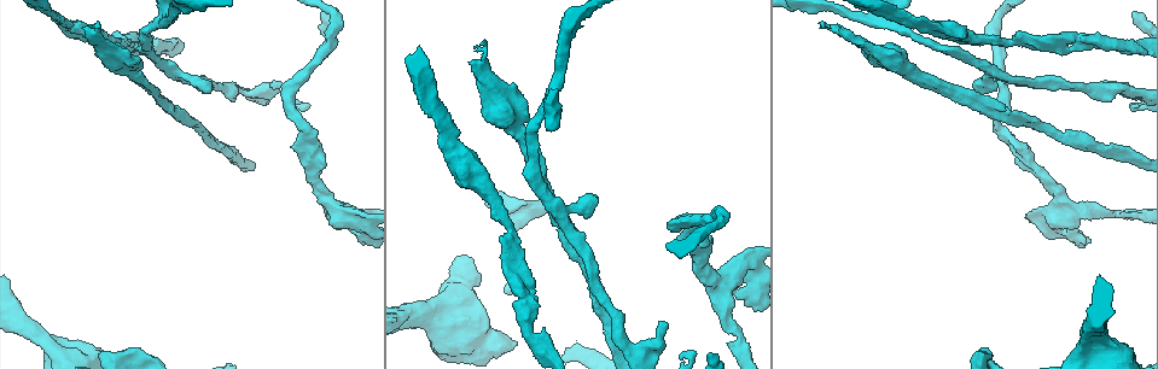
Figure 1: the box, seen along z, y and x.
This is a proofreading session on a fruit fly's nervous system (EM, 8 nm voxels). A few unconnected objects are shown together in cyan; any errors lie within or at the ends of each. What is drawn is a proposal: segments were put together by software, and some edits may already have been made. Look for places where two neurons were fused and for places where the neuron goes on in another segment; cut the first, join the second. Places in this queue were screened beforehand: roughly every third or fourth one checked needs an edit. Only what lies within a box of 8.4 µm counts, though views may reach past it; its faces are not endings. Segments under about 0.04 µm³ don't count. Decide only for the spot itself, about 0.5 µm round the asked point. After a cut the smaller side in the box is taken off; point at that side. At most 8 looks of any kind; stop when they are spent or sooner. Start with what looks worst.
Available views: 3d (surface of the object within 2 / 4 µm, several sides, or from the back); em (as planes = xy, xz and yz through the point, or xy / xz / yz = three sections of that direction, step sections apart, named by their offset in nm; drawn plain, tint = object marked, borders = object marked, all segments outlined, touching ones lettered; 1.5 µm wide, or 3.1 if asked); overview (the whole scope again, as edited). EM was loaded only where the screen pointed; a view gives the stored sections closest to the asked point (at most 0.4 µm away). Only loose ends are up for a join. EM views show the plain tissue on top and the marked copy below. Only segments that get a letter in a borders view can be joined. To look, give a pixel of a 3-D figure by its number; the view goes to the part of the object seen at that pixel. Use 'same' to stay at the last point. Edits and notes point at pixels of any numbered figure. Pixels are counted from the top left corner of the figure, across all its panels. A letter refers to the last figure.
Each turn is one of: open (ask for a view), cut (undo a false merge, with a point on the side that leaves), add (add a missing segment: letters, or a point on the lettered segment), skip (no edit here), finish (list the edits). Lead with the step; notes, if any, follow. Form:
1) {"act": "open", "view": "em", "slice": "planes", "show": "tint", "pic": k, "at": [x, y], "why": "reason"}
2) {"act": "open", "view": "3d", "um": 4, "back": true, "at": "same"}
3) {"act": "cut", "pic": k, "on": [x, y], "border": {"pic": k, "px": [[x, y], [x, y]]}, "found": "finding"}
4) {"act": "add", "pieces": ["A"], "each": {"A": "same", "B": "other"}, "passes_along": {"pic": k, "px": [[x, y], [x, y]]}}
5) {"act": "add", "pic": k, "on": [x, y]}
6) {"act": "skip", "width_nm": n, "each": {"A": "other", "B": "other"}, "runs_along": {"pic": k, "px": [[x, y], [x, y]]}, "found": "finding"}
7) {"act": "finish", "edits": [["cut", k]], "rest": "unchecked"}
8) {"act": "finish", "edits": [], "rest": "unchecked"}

{"act": "open", "view": "3d", "um": 2, "pic": 1, "at": [821, 24], "why": "free end"}

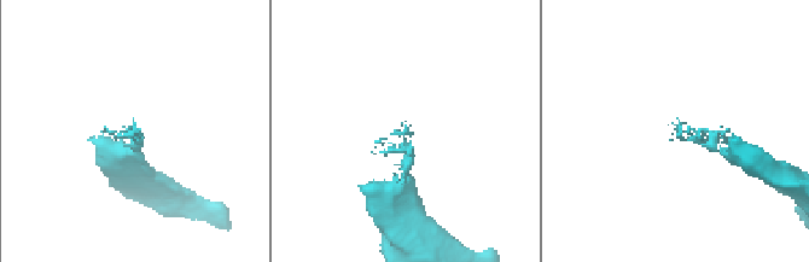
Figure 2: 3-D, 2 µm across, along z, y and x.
{"act": "open", "view": "em", "slice": "planes", "show": "borders", "pic": 2, "at": [408, 129], "why": "now the EM"}

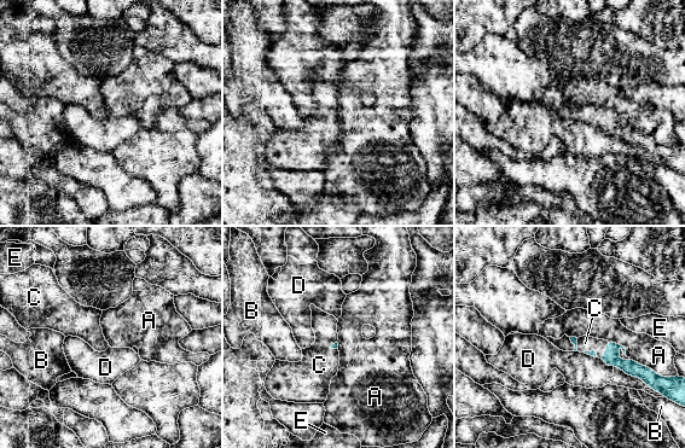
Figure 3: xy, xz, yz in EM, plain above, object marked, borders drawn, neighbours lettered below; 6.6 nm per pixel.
{"act": "add", "pieces": ["C"], "each": {"A": "other", "B": "other", "C": "same", "D": "other", "E": "other"}, "passes_along": {"pic": 3, "px": [[632, 368], [599, 356], [585, 343]]}, "found": "it goes on there"}

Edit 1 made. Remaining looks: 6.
{"act": "open", "view": "em", "slice": "xy", "step": 4, "show": "borders", "pic": 1, "at": [277, 81], "why": "branch stops here"}

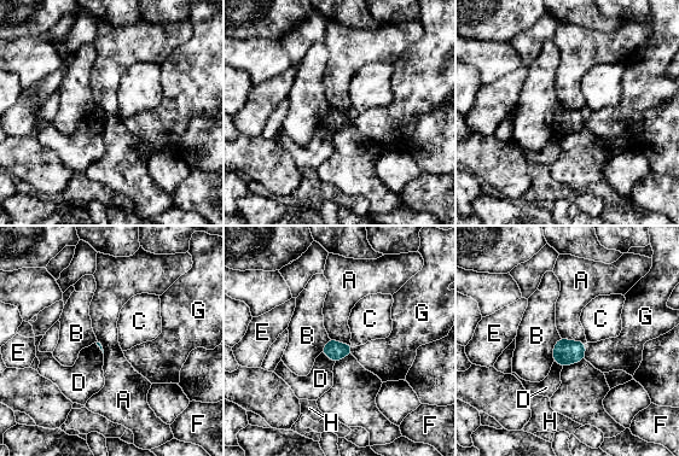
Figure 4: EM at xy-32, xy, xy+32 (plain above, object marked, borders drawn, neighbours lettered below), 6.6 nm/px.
{"act": "skip", "each": {"A": "other", "B": "other", "C": "other", "D": "other", "E": "other", "F": "other", "G": "other", "H": "other"}, "border": {"pic": 4, "px": [[561, 337], [568, 340], [586, 343]]}, "found": "none of them fits"}

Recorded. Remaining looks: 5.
{"act": "open", "view": "em", "slice": "planes", "show": "tint", "pic": 1, "at": [1066, 51]}

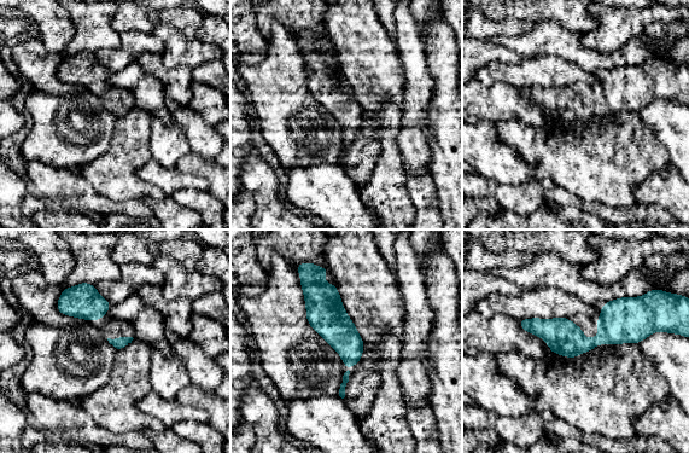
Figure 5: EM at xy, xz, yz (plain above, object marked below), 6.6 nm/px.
{"act": "open", "view": "em", "slice": "planes", "show": "borders", "at": "same", "why": "see the neighbours"}

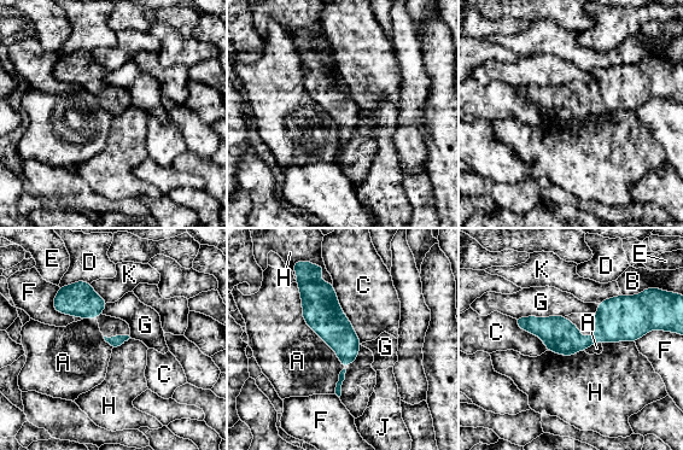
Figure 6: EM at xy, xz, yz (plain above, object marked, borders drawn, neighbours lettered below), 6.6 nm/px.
{"act": "skip", "each": {"A": "other", "B": "other", "C": "other", "D": "other", "E": "other", "F": "other", "G": "other", "H": "other", "J": "other", "K": "other"}, "border": {"pic": 6, "px": [[315, 264], [332, 285]]}, "found": "no lettered segment goes on from it"}

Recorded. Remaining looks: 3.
{"act": "finish", "edits": [["add", 3]], "rest": "unchecked"}

